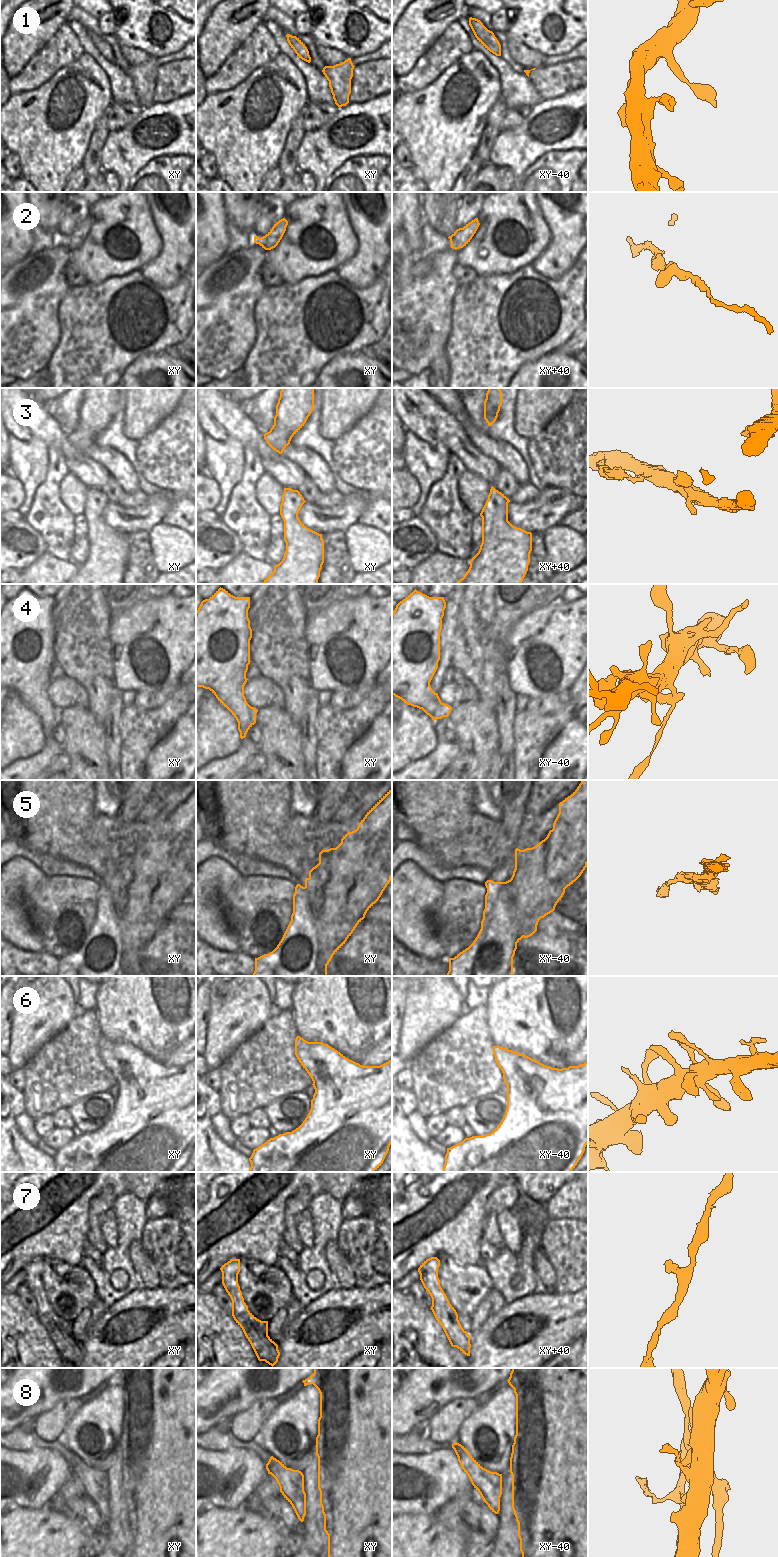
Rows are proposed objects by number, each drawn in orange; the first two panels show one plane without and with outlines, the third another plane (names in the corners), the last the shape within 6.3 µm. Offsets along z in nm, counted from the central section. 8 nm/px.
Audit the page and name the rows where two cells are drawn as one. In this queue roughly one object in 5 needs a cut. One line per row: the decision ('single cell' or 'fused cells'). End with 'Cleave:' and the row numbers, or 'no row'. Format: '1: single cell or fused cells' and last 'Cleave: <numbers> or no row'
1: single cell
2: single cell
3: single cell
4: fused cells
5: fused cells
6: single cell
7: single cell
8: fused cells
Cleave: 4, 5, 8

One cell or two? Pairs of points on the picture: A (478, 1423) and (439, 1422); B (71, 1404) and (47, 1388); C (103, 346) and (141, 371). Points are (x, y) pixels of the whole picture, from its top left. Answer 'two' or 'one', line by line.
A: two
B: two
C: two

